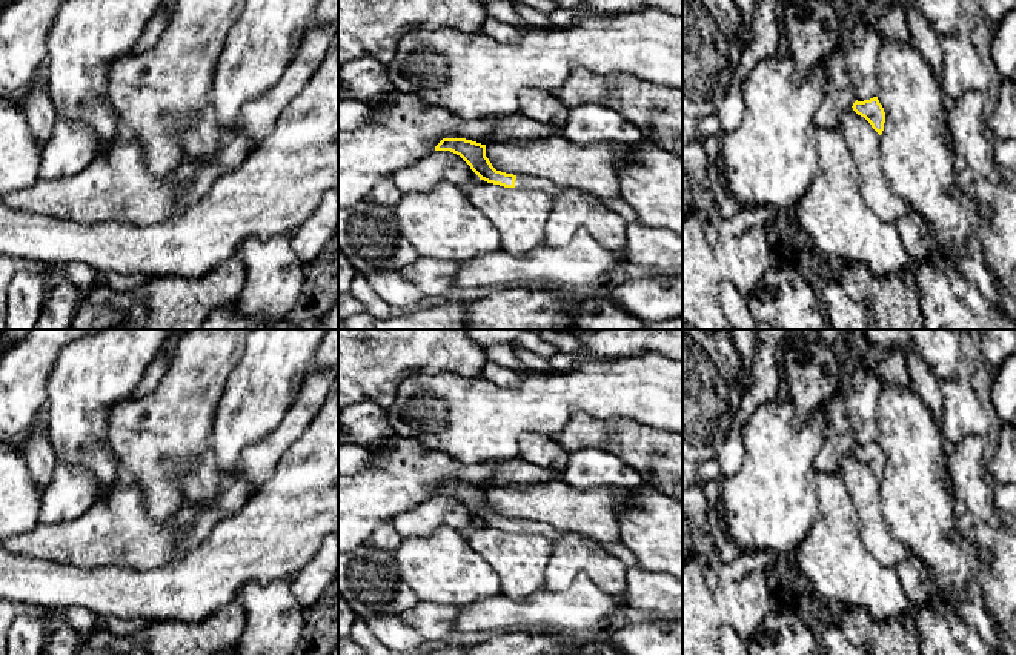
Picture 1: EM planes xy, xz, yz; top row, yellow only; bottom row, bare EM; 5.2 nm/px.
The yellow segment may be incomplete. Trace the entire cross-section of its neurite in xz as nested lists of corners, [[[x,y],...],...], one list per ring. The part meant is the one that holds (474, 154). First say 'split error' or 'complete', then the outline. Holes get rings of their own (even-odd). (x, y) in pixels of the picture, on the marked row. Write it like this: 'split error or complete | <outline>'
split error | [[[443,138],[435,151],[450,151],[460,155],[470,169],[487,183],[500,185],[515,189],[533,189],[549,194],[553,200],[561,192],[555,183],[547,178],[536,178],[533,175],[513,175],[496,171],[486,157],[486,145],[466,140],[466,138]]]

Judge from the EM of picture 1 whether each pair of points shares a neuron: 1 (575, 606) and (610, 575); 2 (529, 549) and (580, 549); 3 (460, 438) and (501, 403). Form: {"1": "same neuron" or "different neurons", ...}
{"1": "different neurons", "2": "different neurons", "3": "same neuron"}

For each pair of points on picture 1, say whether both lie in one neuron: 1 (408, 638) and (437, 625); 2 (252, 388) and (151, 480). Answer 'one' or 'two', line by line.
1: two
2: two

